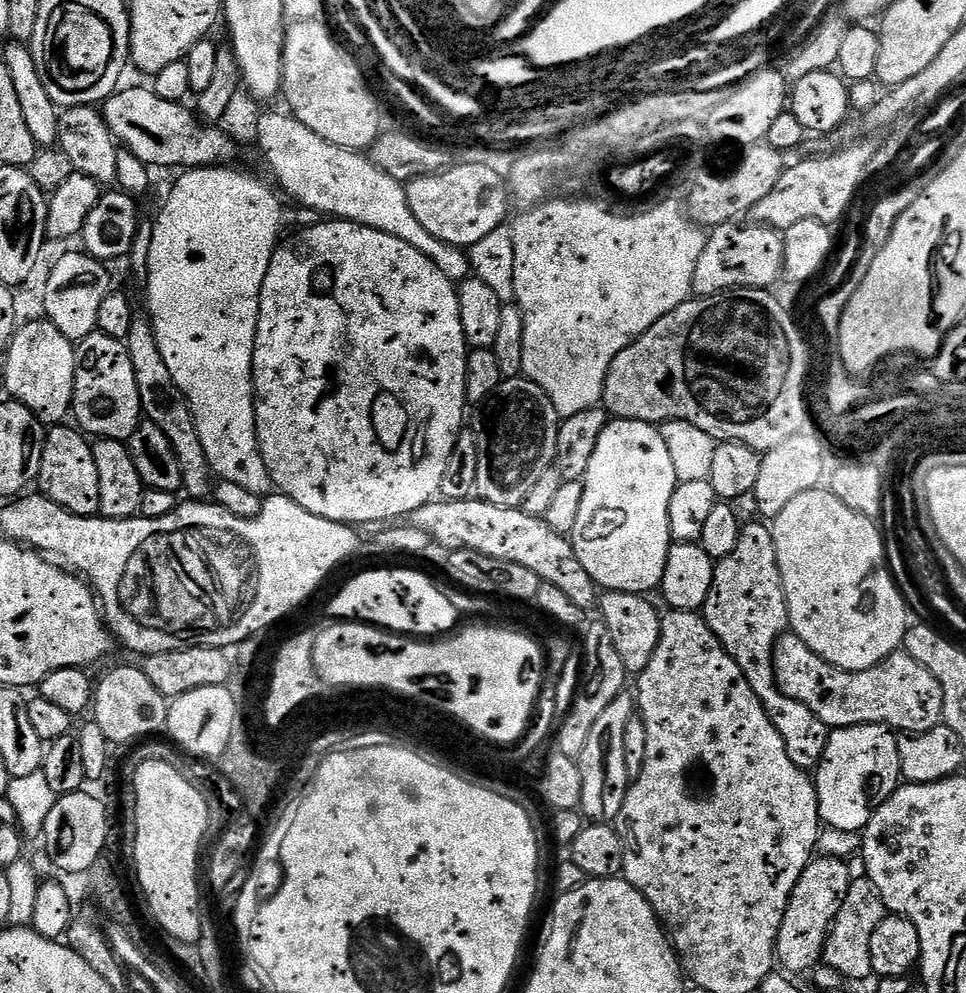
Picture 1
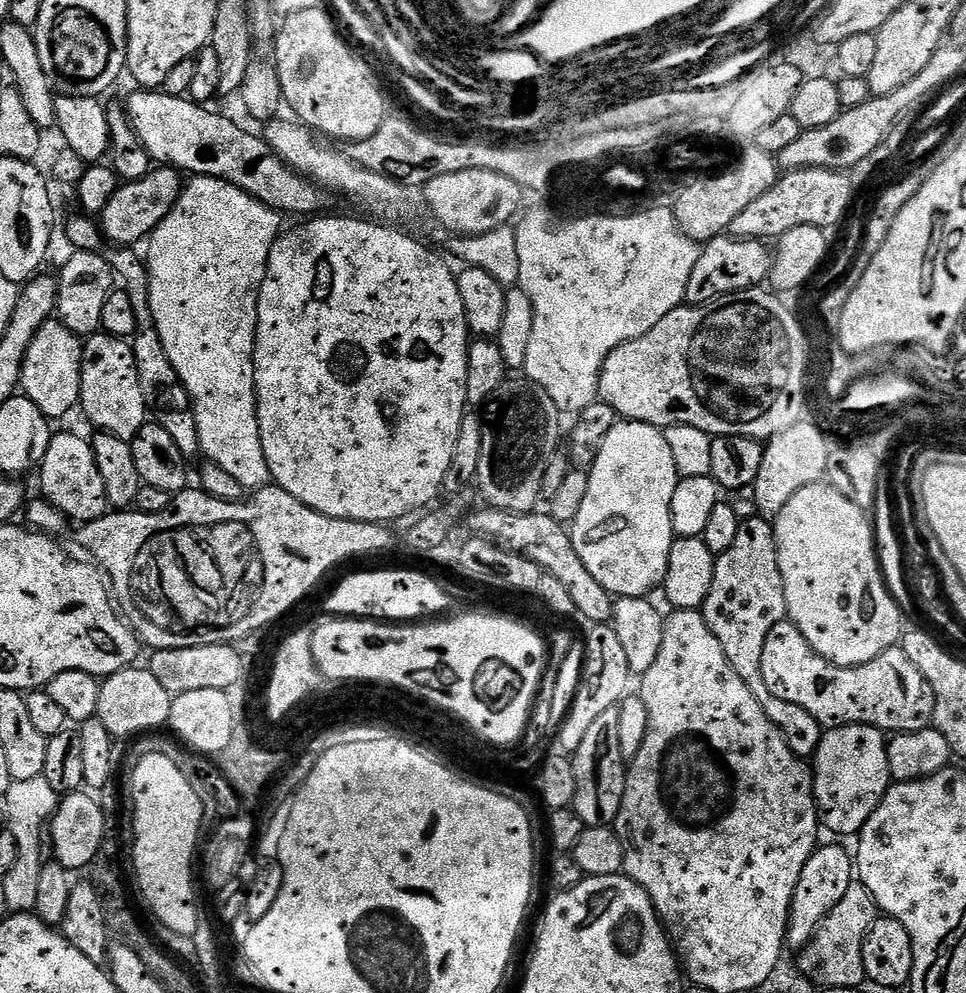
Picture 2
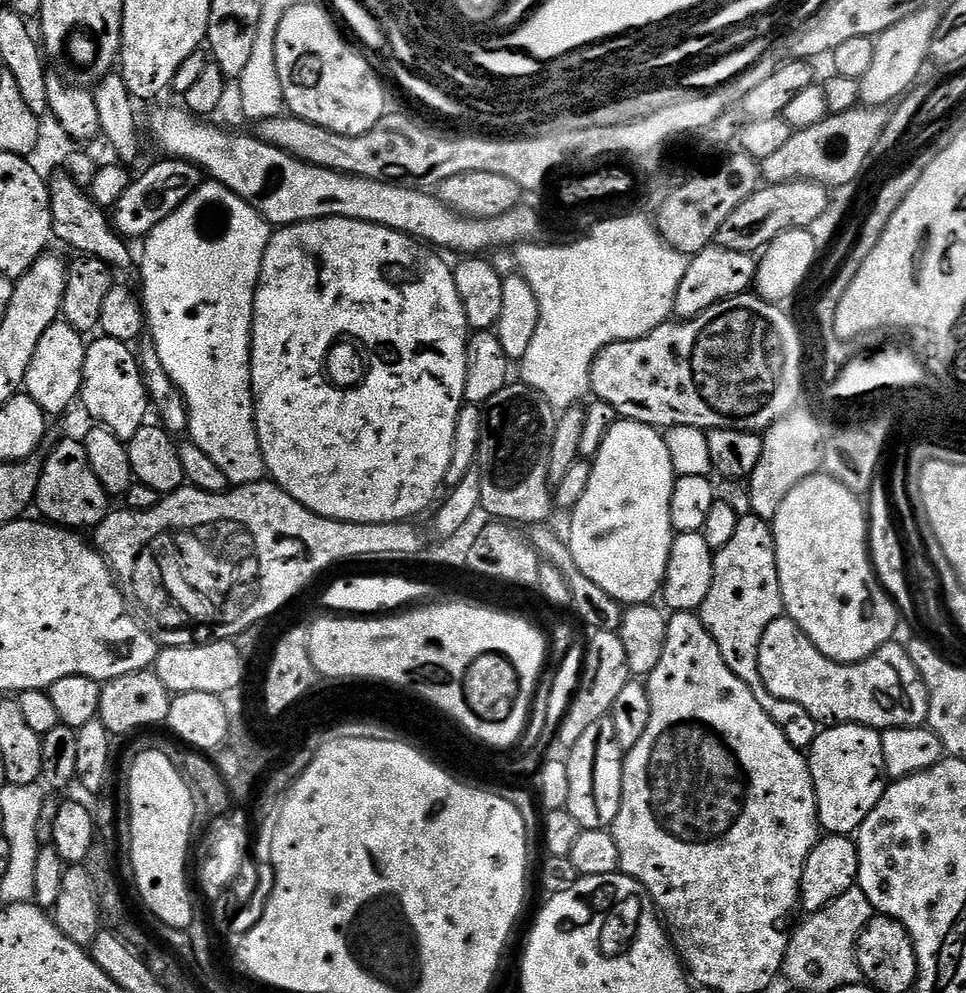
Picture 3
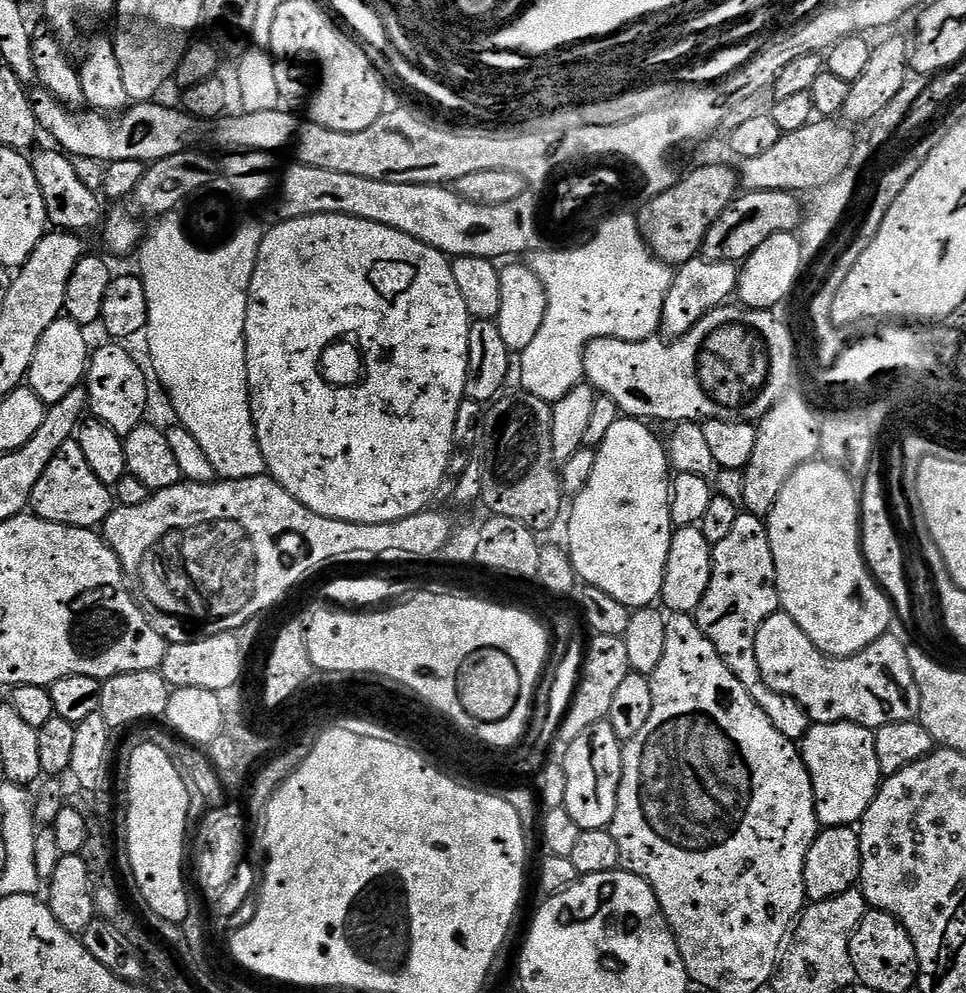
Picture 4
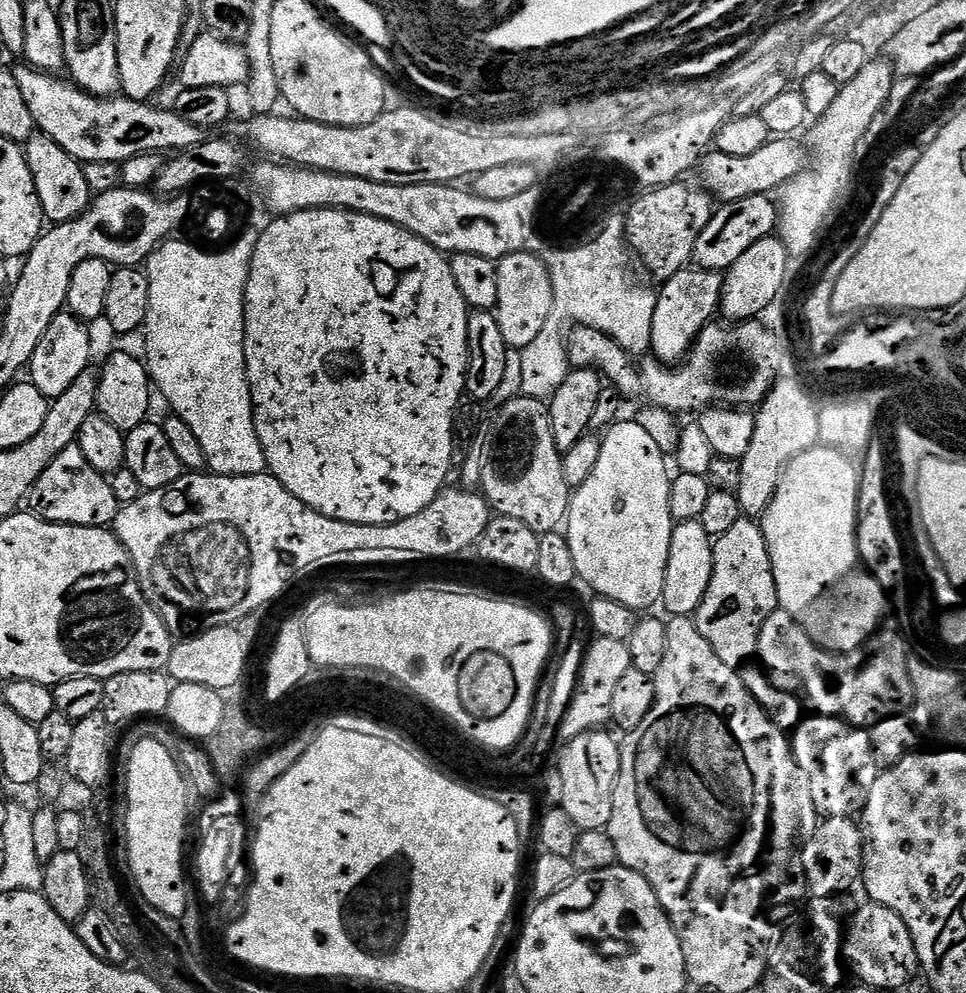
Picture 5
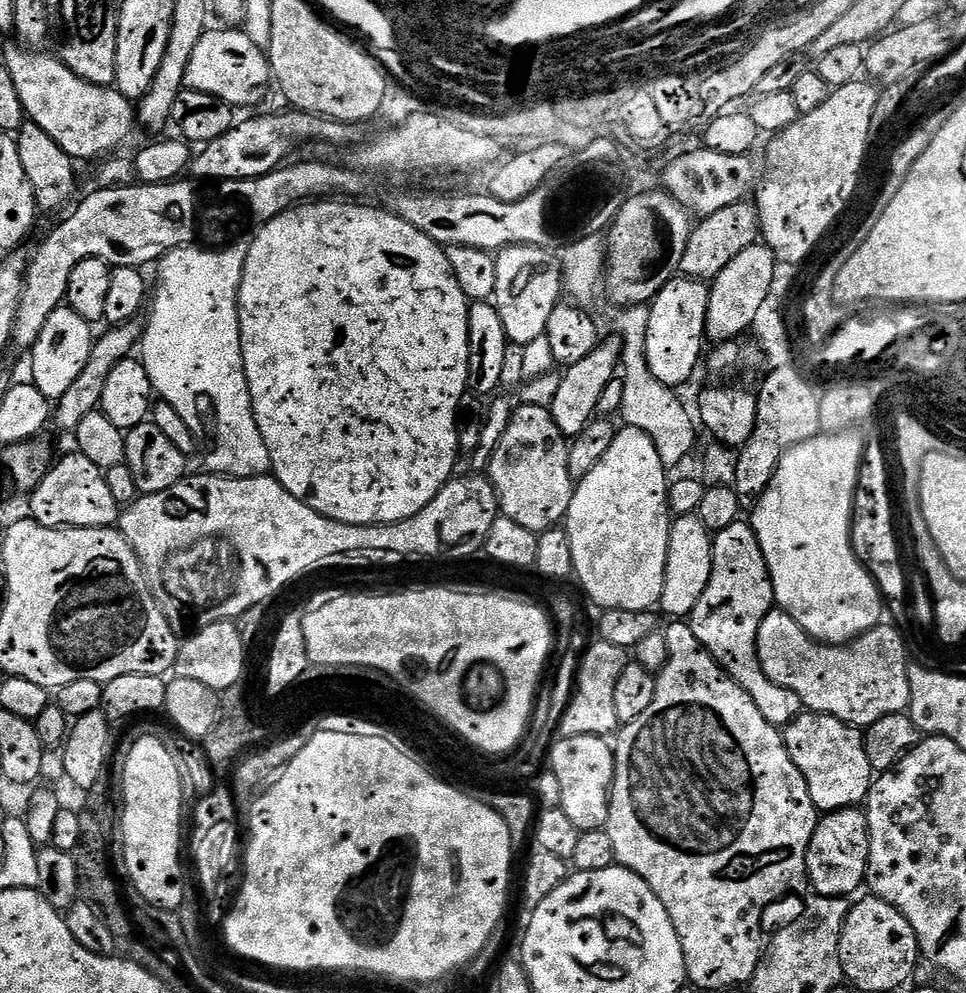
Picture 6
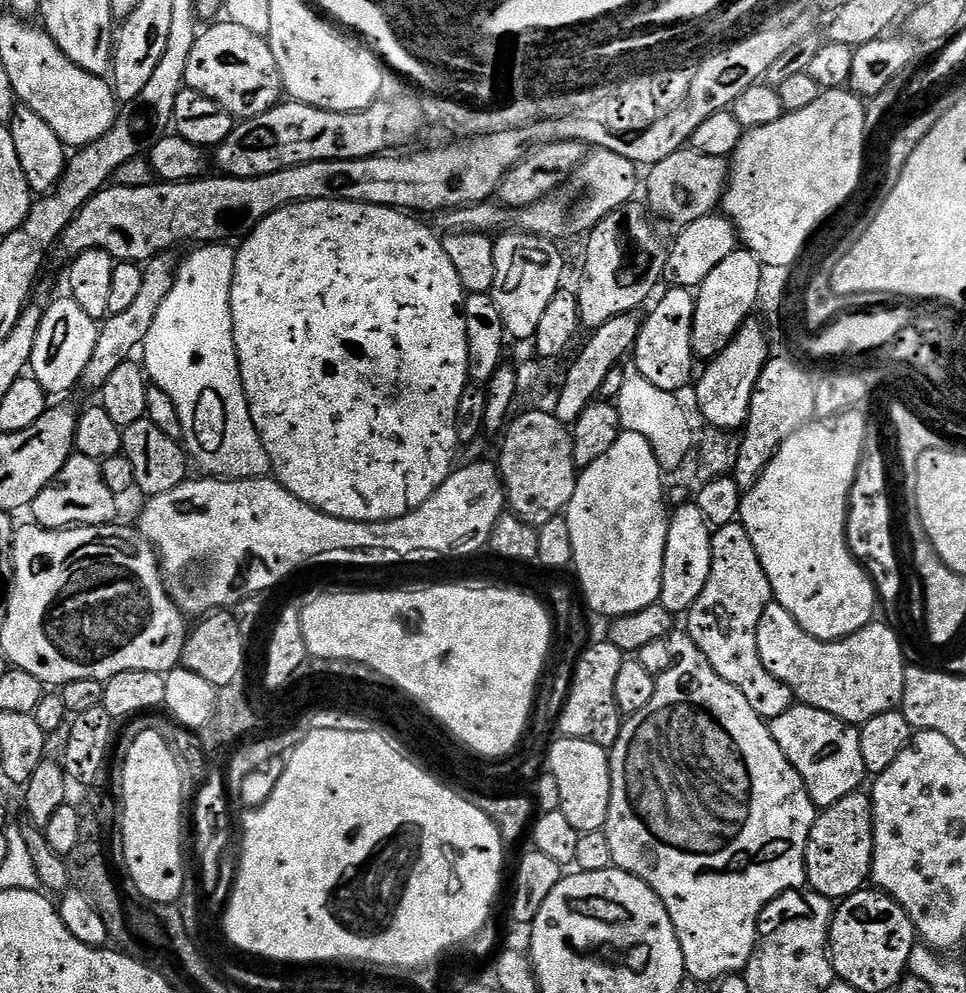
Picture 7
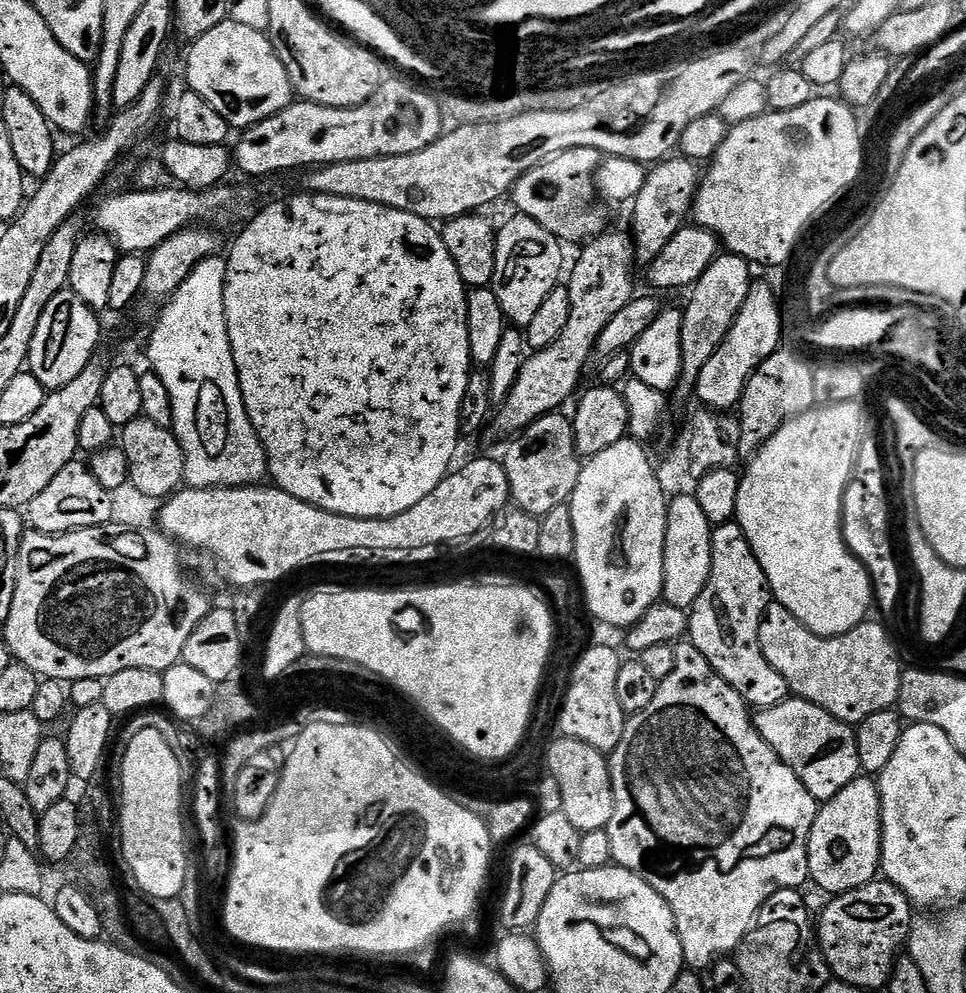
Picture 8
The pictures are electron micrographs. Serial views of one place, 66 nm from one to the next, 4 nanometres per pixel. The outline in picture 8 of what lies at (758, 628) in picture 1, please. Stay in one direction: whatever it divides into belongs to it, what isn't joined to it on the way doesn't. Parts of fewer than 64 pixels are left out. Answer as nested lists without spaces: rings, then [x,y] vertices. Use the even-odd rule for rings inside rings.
[[[715,525],[710,578],[688,613],[687,639],[752,710],[778,706],[790,696],[787,682],[766,662],[758,642],[758,626],[769,603],[768,579],[740,525]]]

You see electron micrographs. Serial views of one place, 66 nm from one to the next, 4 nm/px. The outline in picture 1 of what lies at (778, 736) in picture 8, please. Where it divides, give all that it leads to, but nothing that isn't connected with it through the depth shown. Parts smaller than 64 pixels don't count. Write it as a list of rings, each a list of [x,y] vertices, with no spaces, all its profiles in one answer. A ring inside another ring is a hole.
[[[859,724],[829,731],[826,750],[814,769],[820,819],[834,831],[863,833],[870,818],[902,783],[897,733],[884,724]]]

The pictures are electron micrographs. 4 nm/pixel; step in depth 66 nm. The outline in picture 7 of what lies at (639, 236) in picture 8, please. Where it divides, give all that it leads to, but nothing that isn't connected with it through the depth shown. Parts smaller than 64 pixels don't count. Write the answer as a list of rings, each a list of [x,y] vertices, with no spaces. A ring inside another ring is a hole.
[[[685,146],[647,169],[646,203],[661,221],[669,220],[675,226],[698,222],[698,218],[713,215],[721,207],[729,171],[730,164],[725,157],[702,154],[691,146]]]

